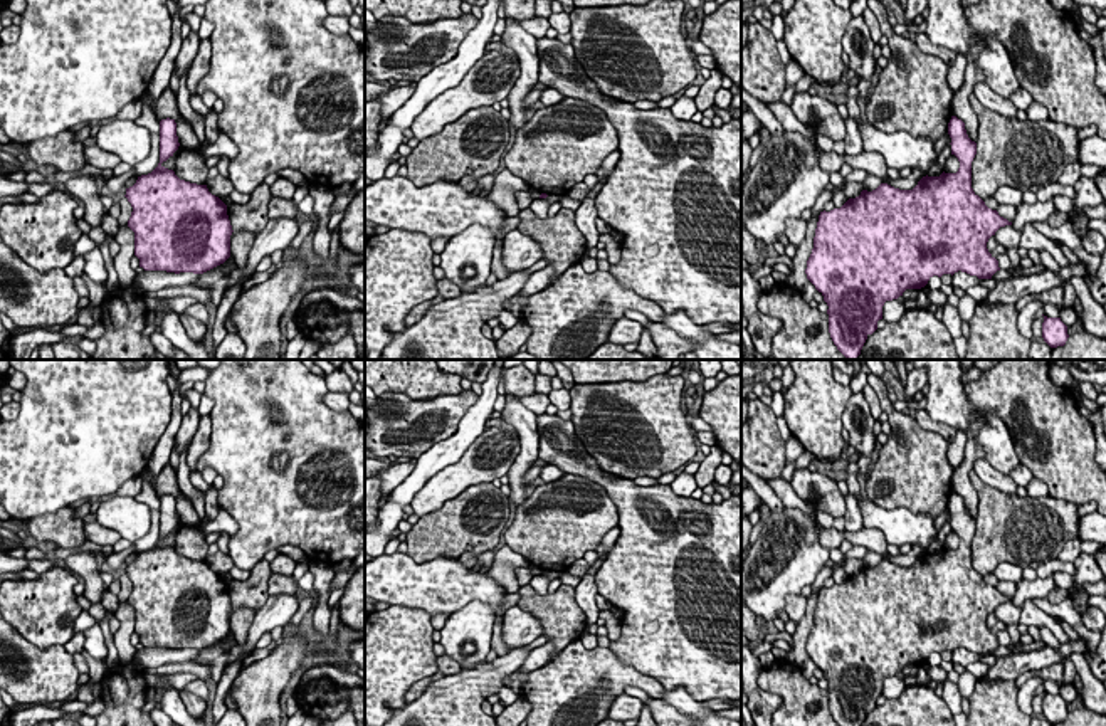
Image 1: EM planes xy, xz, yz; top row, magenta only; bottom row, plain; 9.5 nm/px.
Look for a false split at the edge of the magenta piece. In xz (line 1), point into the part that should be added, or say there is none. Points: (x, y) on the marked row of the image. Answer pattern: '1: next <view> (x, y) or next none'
1: next none

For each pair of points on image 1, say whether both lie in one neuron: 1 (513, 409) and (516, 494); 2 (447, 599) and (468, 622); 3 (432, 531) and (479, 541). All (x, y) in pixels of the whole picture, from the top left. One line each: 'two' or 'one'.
1: one
2: two
3: one

